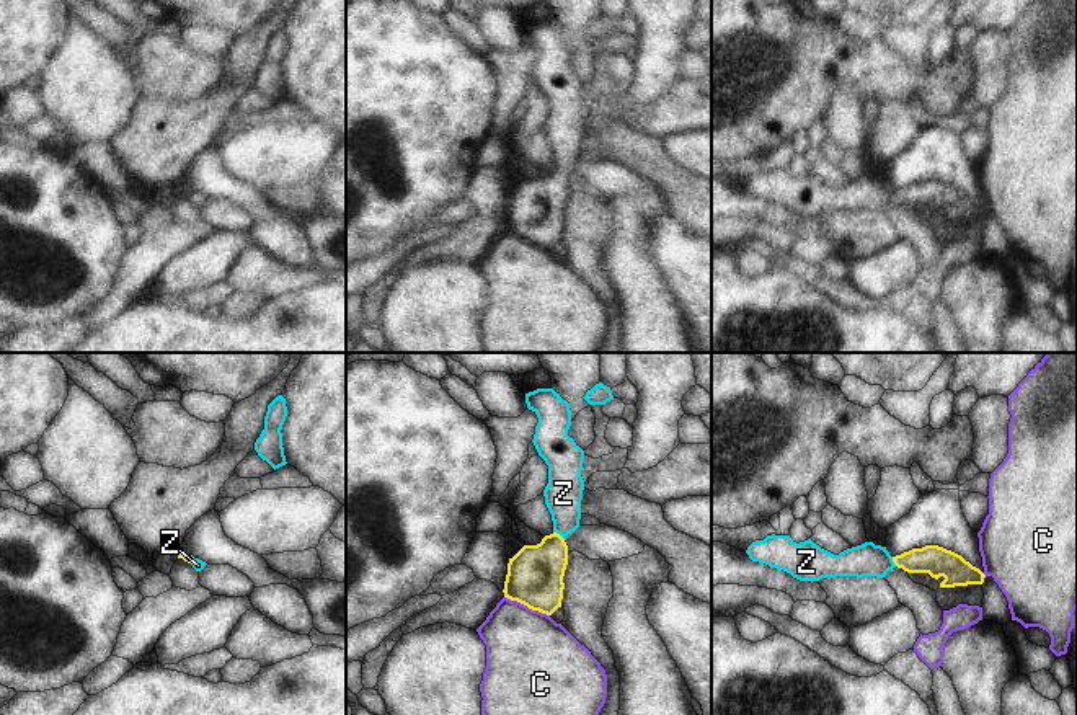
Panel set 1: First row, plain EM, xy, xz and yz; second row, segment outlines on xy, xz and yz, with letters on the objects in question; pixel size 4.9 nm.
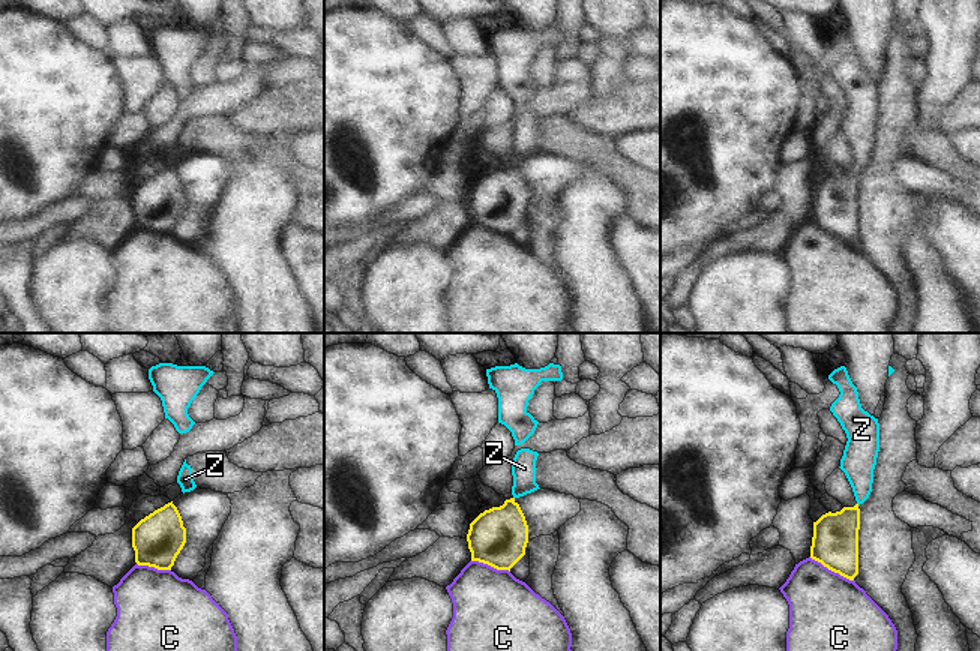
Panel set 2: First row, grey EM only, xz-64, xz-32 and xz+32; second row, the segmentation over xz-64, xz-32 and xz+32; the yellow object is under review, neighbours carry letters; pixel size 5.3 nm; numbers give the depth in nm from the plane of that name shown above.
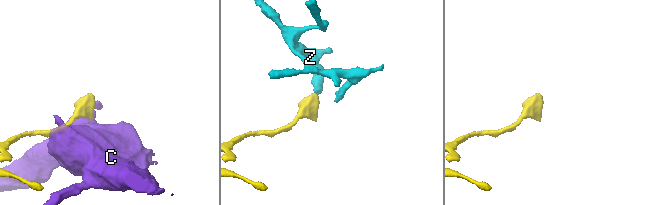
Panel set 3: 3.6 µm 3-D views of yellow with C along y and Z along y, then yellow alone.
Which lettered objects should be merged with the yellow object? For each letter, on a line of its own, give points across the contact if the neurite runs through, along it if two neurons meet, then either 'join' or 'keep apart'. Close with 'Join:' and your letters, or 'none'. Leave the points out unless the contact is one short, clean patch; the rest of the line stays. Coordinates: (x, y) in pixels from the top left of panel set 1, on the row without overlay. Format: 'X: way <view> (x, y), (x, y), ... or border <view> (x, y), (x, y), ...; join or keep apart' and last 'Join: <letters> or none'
C: keep apart
Z: way xz (534, 213), (550, 191), (558, 168), (563, 159), (563, 128); join
Join: Z

